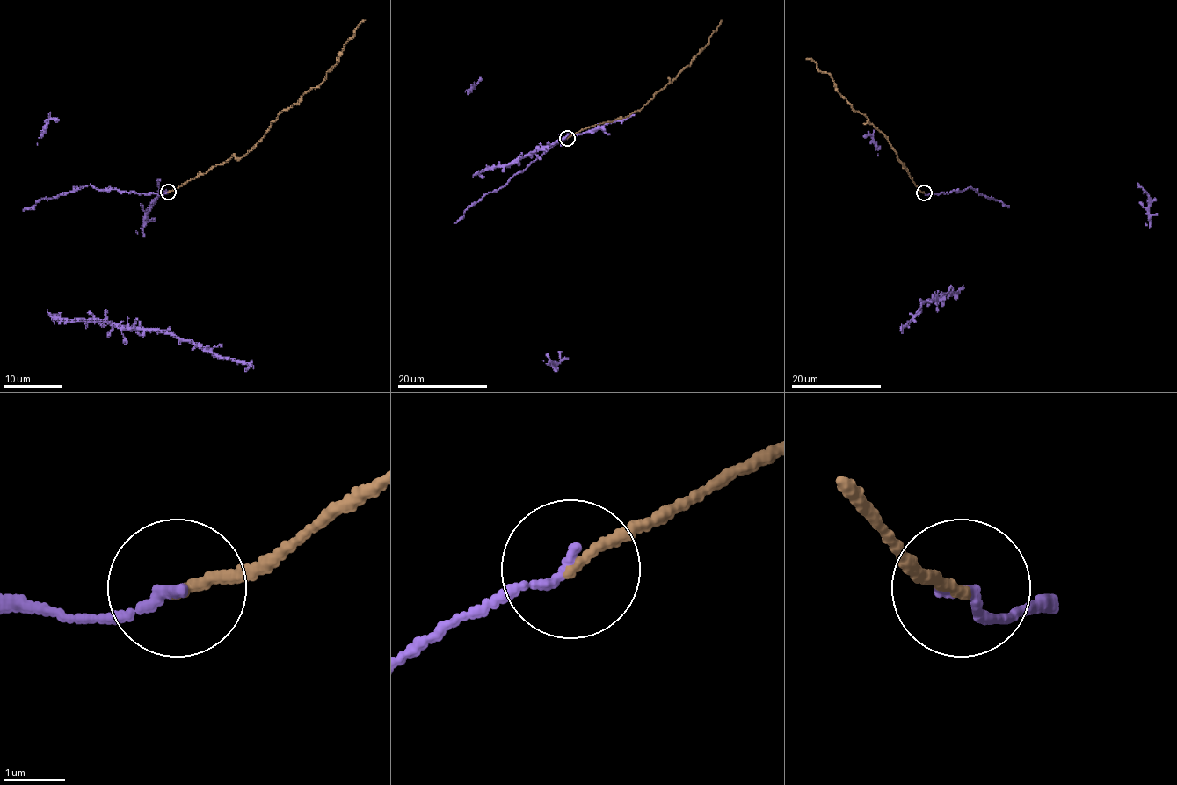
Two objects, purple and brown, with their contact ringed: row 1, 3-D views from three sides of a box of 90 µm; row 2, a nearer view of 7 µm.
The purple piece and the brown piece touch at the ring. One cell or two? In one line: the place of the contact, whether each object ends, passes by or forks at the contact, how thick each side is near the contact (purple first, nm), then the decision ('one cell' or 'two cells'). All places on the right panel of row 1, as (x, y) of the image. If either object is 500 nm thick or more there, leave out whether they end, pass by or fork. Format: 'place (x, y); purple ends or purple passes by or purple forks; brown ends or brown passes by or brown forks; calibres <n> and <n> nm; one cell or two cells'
place (924, 192); purple ends; brown ends; calibres 160 and 160 nm; one cell

